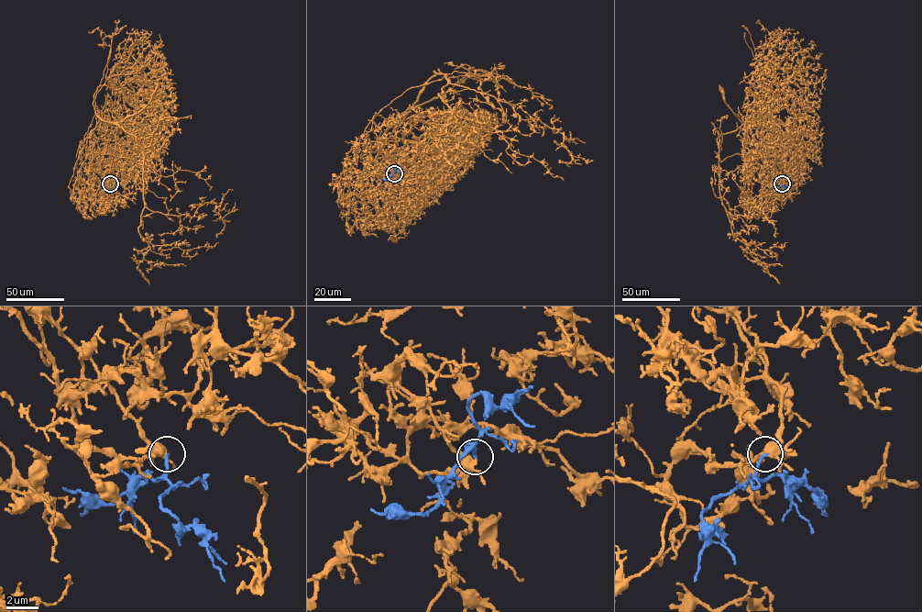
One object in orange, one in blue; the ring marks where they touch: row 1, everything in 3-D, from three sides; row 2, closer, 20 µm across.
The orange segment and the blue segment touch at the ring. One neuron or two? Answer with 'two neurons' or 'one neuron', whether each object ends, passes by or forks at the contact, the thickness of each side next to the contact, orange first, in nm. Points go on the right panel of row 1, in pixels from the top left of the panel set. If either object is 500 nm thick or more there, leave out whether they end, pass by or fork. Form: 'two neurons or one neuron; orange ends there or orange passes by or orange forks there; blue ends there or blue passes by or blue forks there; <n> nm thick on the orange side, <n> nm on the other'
one neuron; orange forks there; blue ends there; 320 nm thick on the orange side, 190 nm on the other

